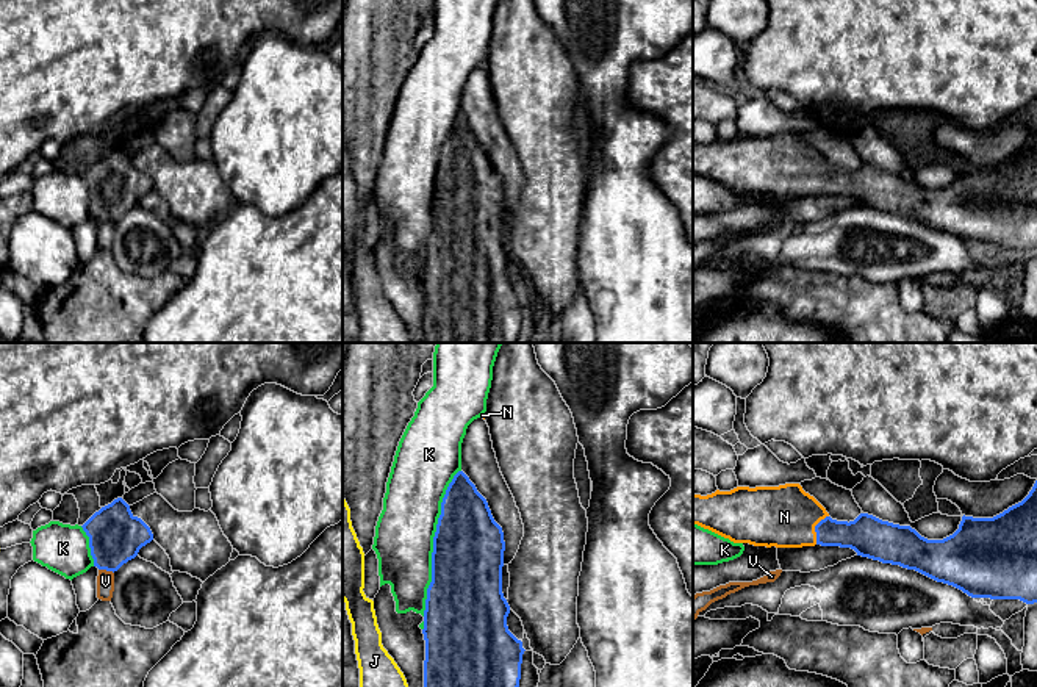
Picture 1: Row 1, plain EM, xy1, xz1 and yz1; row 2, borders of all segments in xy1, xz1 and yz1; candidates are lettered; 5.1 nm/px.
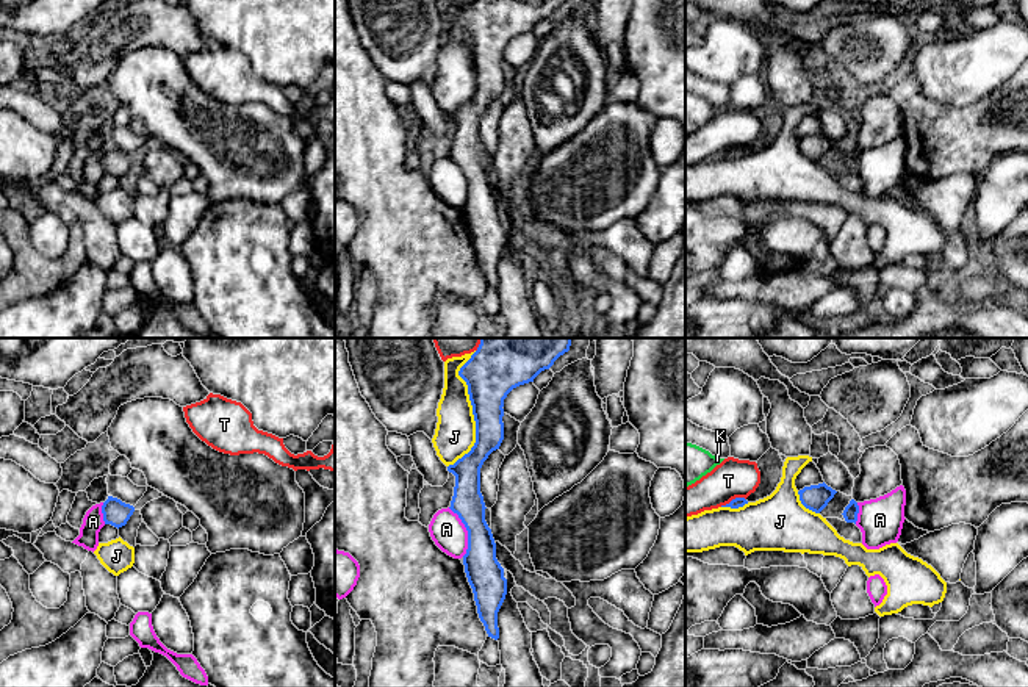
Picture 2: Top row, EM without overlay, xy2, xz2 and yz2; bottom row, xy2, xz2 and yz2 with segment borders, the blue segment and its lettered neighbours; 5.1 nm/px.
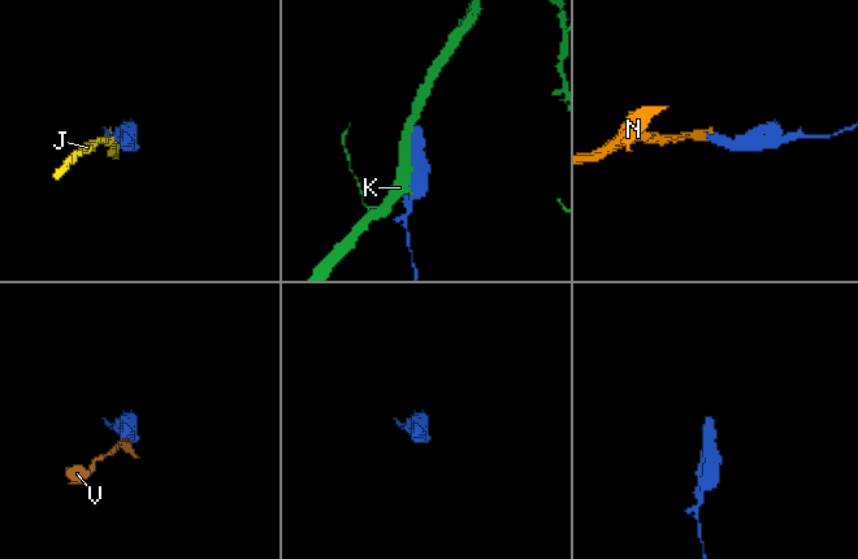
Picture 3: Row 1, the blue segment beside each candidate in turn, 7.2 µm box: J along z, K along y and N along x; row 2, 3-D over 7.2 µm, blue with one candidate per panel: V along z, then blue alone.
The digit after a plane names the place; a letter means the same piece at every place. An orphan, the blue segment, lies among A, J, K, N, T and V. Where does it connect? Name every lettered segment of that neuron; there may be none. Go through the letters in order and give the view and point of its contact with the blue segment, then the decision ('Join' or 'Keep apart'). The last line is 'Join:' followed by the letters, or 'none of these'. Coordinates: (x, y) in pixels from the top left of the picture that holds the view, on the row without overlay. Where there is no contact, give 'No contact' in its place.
A: Touches blue at xz2 (467, 179). Keep apart
J: Touches blue at xz2 (473, 61). Keep apart
K: Touches blue at xz1 (434, 193). Keep apart
N: Touches blue at yz1 (815, 179). Join
T: Touches blue at yz2 (733, 149). Keep apart
V: Touches blue at xy1 (107, 219). Keep apart
Join: N

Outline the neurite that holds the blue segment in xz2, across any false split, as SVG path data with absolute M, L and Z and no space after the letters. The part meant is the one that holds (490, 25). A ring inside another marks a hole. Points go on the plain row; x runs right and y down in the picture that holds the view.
M476 0L460 17L458 25L468 34L468 44L476 70L476 92L468 103L458 108L448 120L455 125L451 160L458 164L468 180L468 199L463 205L465 222L474 243L477 263L488 286L498 290L498 261L507 244L507 228L504 218L496 208L496 192L485 171L485 152L480 142L480 117L488 105L499 99L504 89L504 49L507 44L534 28L568 0Z

